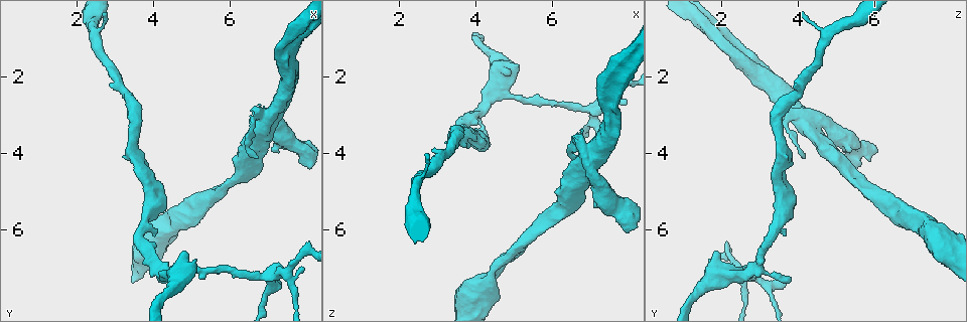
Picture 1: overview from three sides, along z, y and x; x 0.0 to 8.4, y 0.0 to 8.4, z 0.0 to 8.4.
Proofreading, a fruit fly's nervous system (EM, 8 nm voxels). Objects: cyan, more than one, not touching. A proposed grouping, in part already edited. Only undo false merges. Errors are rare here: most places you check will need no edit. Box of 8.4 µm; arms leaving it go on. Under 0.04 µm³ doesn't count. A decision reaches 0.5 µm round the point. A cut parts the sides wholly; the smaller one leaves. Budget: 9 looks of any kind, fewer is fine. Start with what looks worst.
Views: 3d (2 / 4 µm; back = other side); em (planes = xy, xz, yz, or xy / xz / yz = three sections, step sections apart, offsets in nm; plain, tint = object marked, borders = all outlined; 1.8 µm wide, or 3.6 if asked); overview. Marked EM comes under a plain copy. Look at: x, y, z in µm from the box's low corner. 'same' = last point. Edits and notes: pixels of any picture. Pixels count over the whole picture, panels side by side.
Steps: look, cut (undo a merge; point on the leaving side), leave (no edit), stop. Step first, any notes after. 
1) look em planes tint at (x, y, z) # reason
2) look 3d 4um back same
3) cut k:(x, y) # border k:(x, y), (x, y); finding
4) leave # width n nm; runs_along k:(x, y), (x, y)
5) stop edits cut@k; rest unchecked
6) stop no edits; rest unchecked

look em yz step 8 tint at (6.90, 3.45, 4.35) # side arm on a straight run

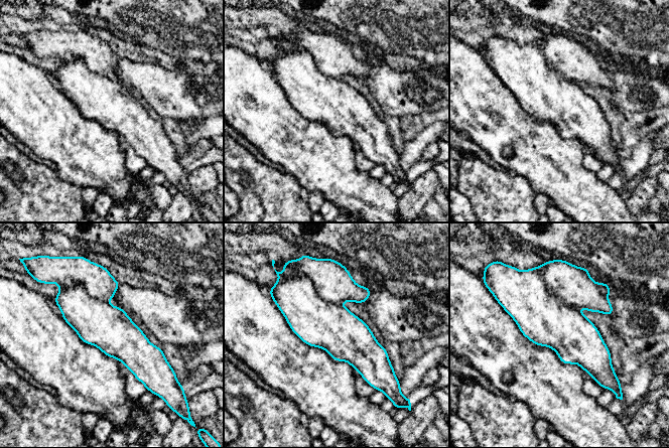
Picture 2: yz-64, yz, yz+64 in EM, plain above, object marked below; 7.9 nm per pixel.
look em xy step 8 borders same # another direction

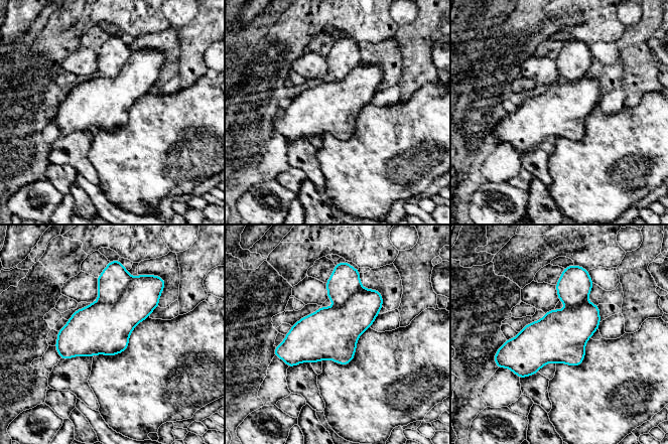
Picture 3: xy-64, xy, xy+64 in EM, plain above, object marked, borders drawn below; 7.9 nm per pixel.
cut 3:(113, 280) # border 3:(131, 277), (115, 302), (98, 301); two neurons meet here

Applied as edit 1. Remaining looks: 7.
look 3d 4um at (7.10, 7.25, 2.85) # looks like a crossing

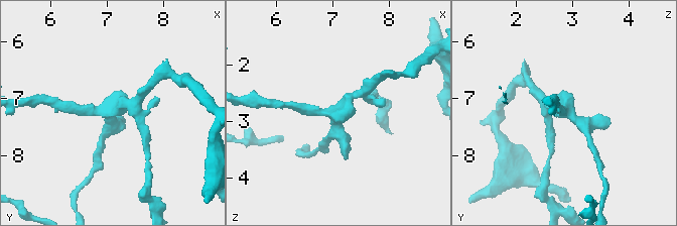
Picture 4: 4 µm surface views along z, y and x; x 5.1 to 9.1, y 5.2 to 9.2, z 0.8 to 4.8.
look em planes borders at (7.00, 7.25, 2.85)

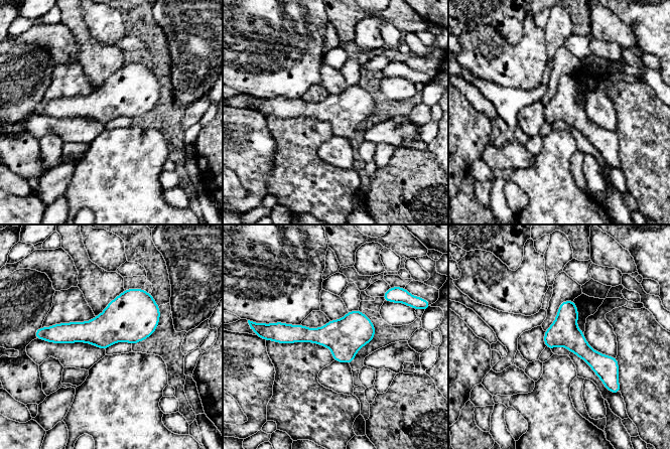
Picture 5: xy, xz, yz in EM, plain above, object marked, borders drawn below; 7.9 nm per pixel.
leave # width 220 nm; runs_along 5:(372, 328), (349, 334), (275, 332); continuous, no second neuron

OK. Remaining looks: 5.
look 3d 4um at (4.55, 7.15, 2.15) # thick turns thin

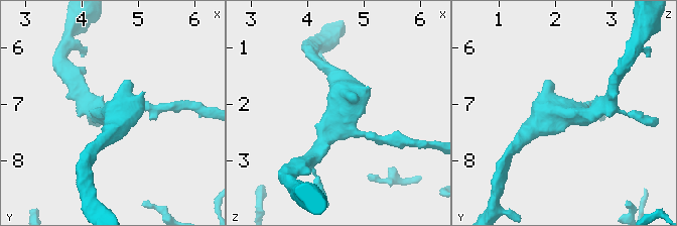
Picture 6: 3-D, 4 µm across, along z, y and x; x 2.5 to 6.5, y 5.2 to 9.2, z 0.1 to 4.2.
look em 3.6um planes tint at (4.55, 7.15, 2.20) # arms 3

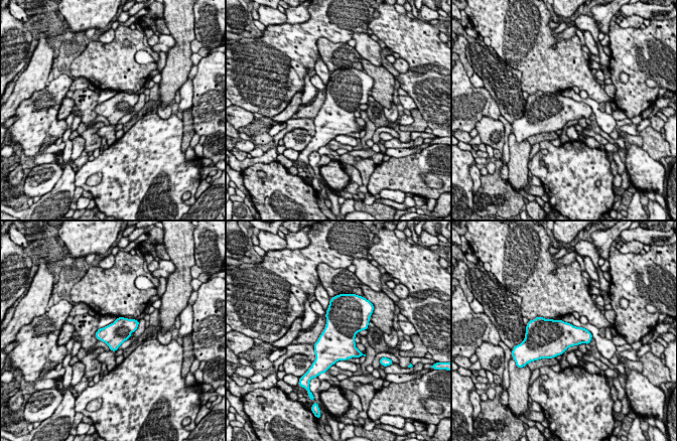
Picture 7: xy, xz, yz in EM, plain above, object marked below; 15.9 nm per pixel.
leave # all the same neuron

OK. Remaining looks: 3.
look em planes borders at (5.05, 5.70, 6.65) # touches itself

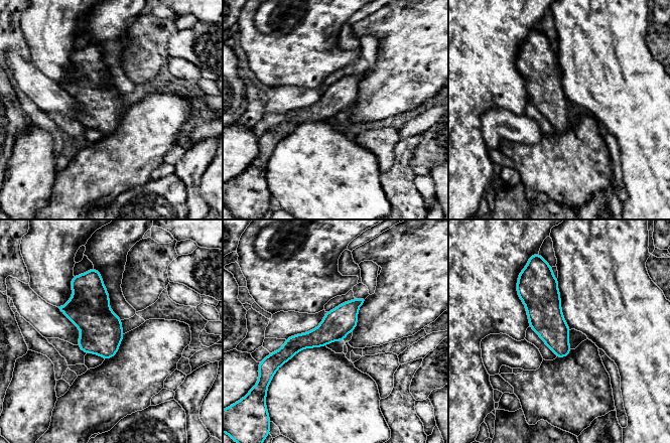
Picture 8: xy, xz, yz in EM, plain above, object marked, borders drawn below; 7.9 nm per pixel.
leave # runs_along 8:(360, 301), (322, 335), (279, 353); all the same neuron

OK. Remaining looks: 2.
stop edits cut@3; rest unchecked

